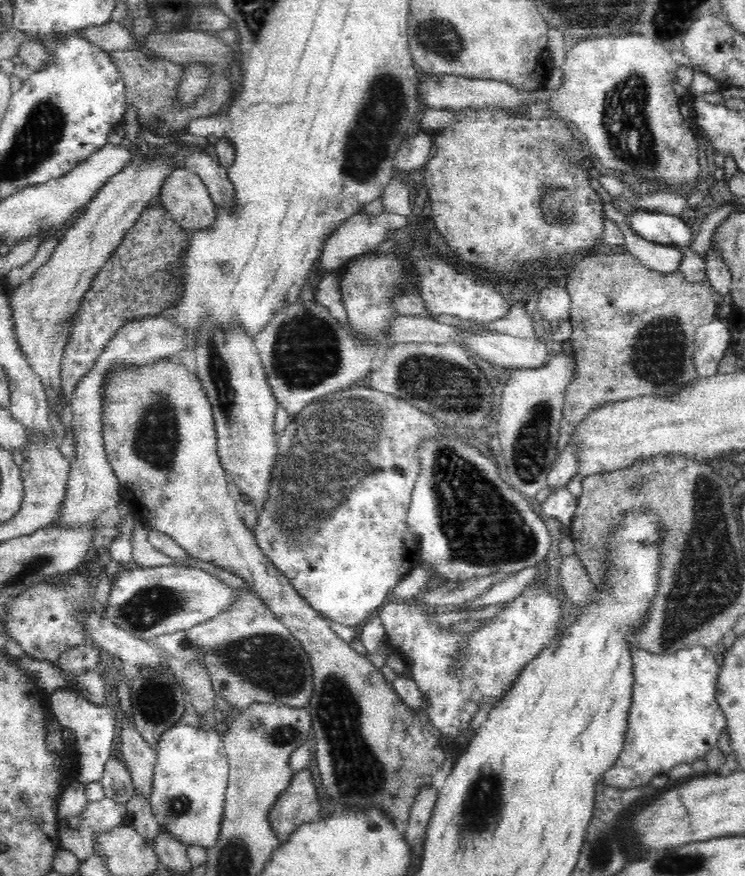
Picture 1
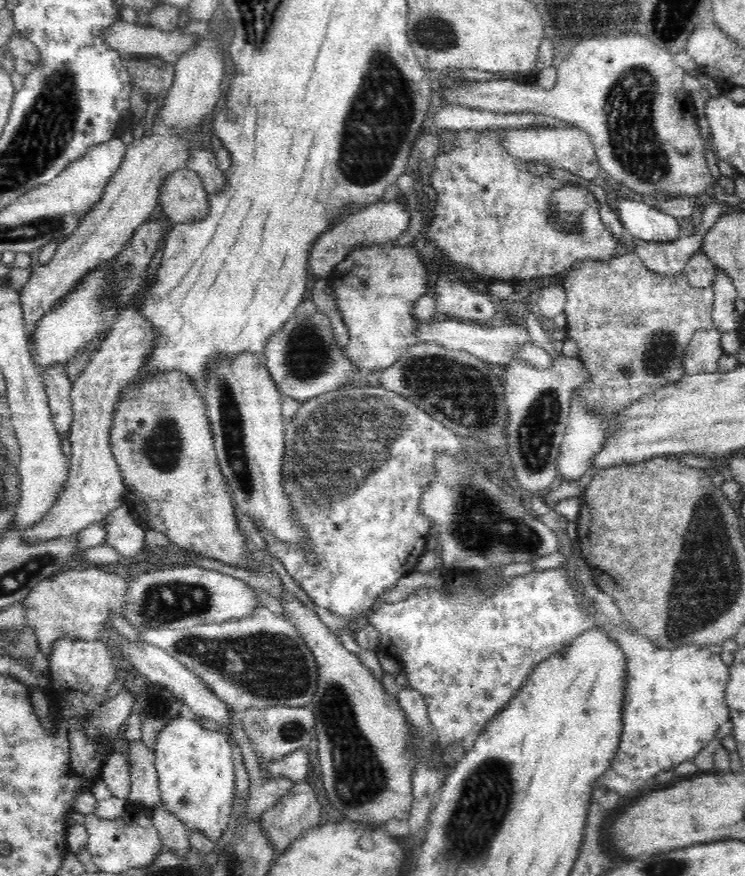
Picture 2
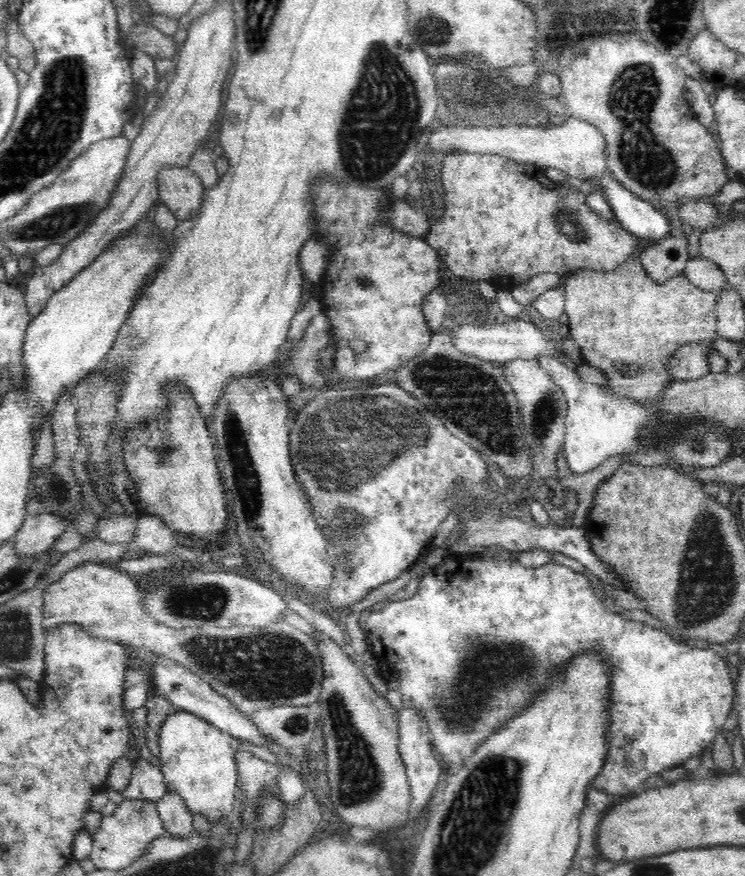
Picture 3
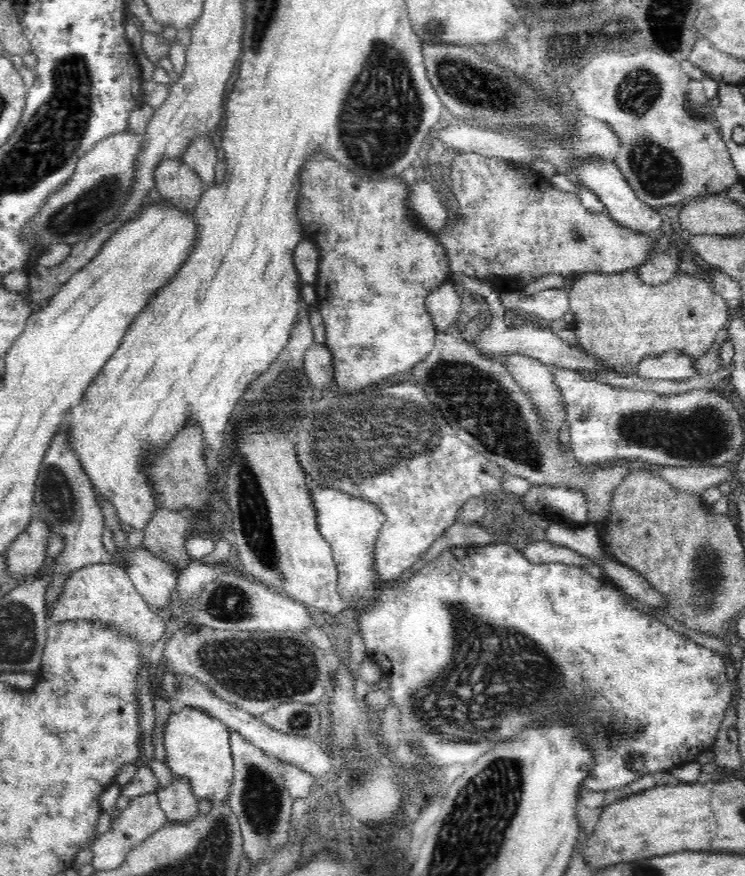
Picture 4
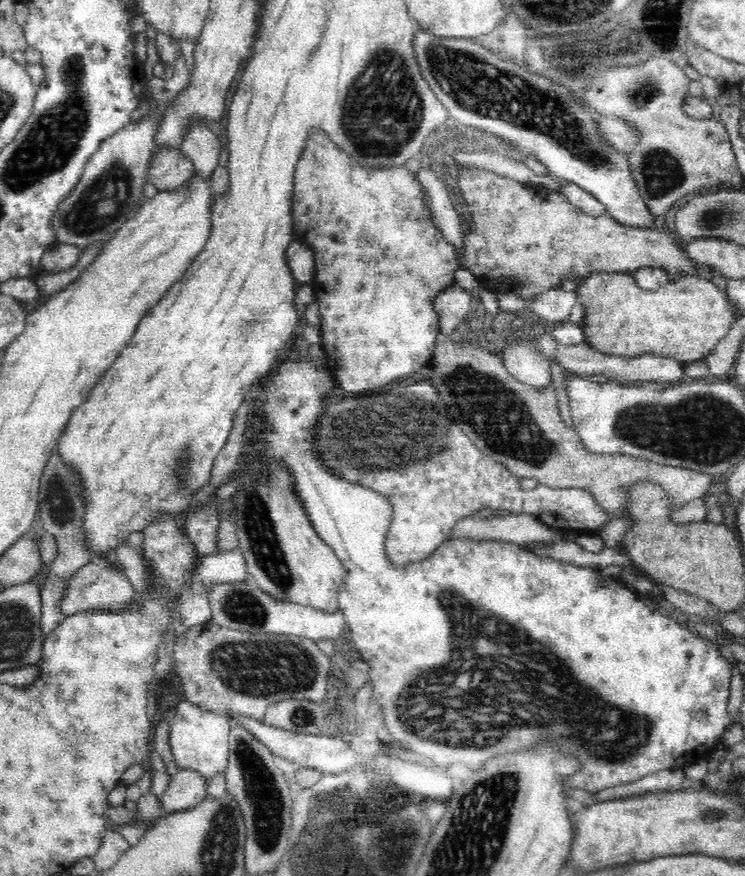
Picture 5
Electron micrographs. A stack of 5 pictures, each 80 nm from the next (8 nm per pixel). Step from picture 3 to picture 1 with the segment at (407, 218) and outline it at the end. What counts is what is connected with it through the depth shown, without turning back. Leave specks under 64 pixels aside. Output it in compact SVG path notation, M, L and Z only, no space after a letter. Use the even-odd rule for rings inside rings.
M366 211L358 212L351 218L344 220L326 240L324 240L324 246L322 246L322 252L318 256L318 268L324 270L325 274L332 273L342 266L345 266L349 260L356 256L356 254L362 254L364 252L376 250L382 242L388 239L390 234L398 234L400 229L405 228L407 225L407 218L392 213L392 211L380 212L378 215L368 215Z

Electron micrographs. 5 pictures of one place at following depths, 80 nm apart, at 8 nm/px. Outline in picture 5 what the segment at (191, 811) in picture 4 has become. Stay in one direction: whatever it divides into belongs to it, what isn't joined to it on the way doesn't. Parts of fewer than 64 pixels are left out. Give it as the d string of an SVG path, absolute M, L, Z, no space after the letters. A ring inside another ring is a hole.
M190 768L180 769L176 775L172 775L166 790L162 795L164 808L168 813L178 812L192 808L204 800L210 784L204 775Z

